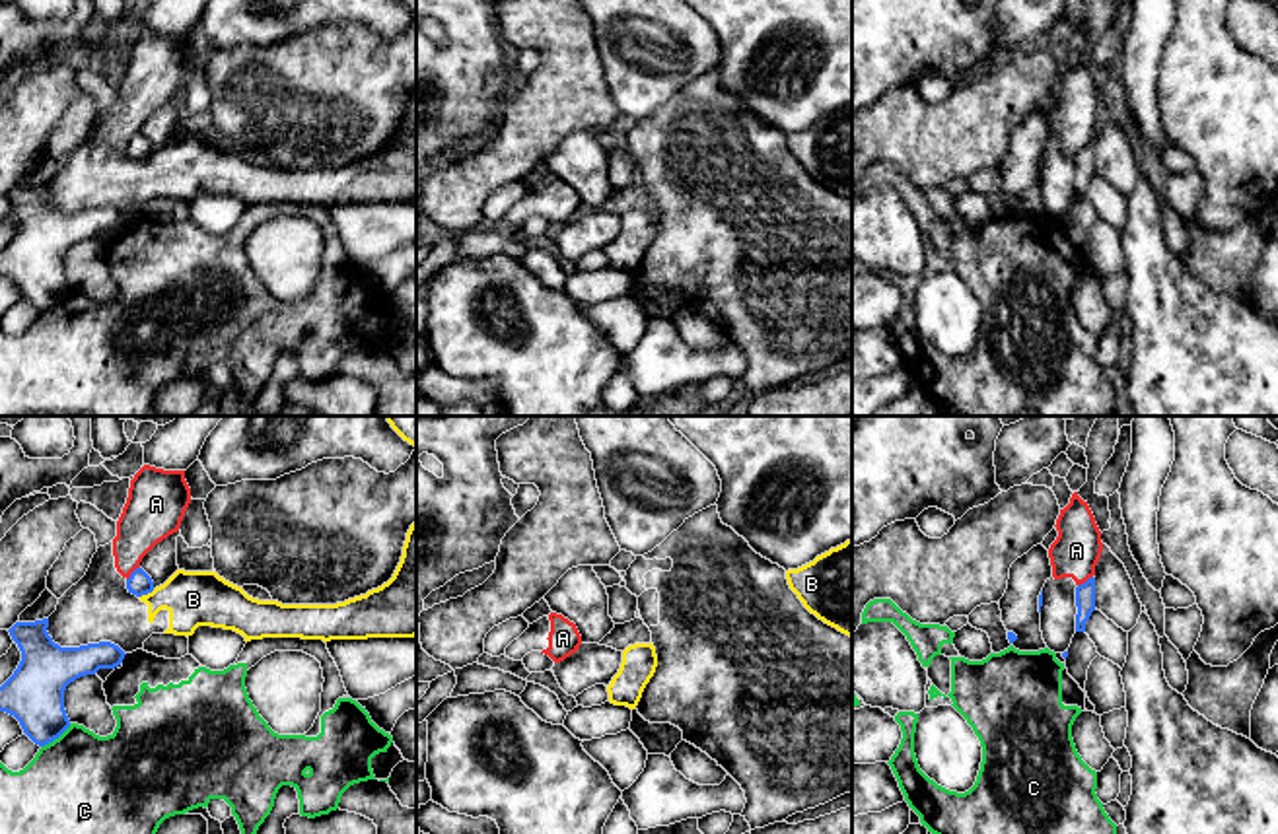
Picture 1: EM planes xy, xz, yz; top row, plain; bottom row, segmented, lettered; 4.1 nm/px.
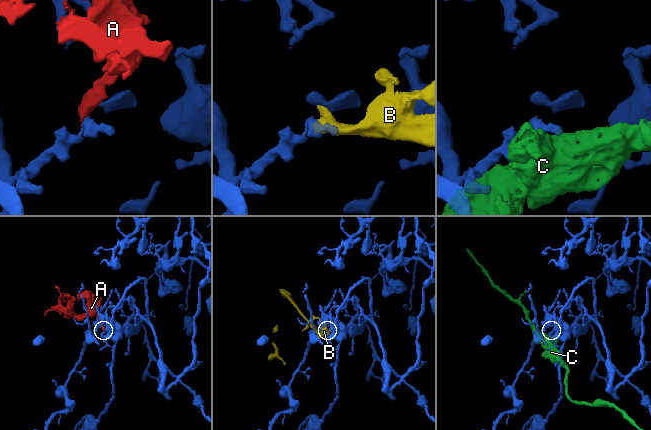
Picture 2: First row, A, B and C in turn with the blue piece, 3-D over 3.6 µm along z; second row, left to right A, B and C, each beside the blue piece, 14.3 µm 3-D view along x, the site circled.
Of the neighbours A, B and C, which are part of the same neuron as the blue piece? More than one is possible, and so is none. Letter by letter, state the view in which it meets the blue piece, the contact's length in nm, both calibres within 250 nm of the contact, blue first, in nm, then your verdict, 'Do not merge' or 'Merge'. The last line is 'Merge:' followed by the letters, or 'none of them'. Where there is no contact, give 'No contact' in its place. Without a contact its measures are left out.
A: Touches blue in xy. Shared border 80 nm. Thickness 100 nm (blue) against 220 nm. Do not merge
B: Touches blue in xy. Shared border 80 nm. Thickness 100 nm (blue) against 220 nm. Do not merge
C: Touches blue in xy. Shared border 160 nm. Thickness 240 nm (blue) against 420 nm. Do not merge
Merge: none of them

